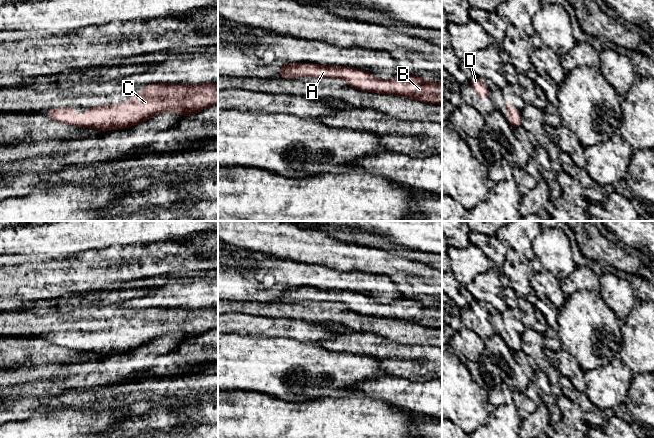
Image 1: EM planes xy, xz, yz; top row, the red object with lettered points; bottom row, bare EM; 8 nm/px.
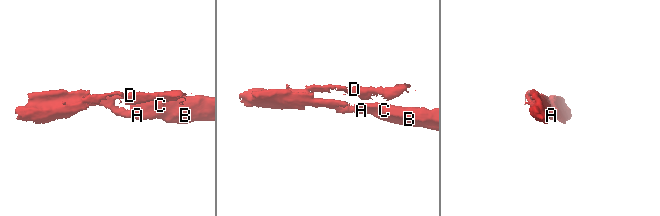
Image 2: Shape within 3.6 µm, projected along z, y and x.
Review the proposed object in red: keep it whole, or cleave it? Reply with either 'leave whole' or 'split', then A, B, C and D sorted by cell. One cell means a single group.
leave whole; groups A B C D

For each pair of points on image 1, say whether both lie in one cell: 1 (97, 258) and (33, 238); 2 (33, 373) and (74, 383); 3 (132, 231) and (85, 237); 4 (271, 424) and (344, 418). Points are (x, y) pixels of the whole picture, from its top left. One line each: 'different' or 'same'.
1: different
2: same
3: same
4: same

